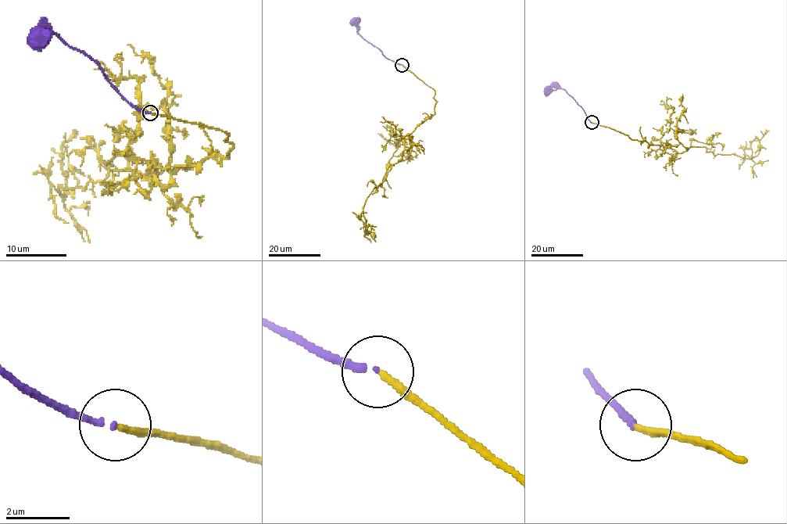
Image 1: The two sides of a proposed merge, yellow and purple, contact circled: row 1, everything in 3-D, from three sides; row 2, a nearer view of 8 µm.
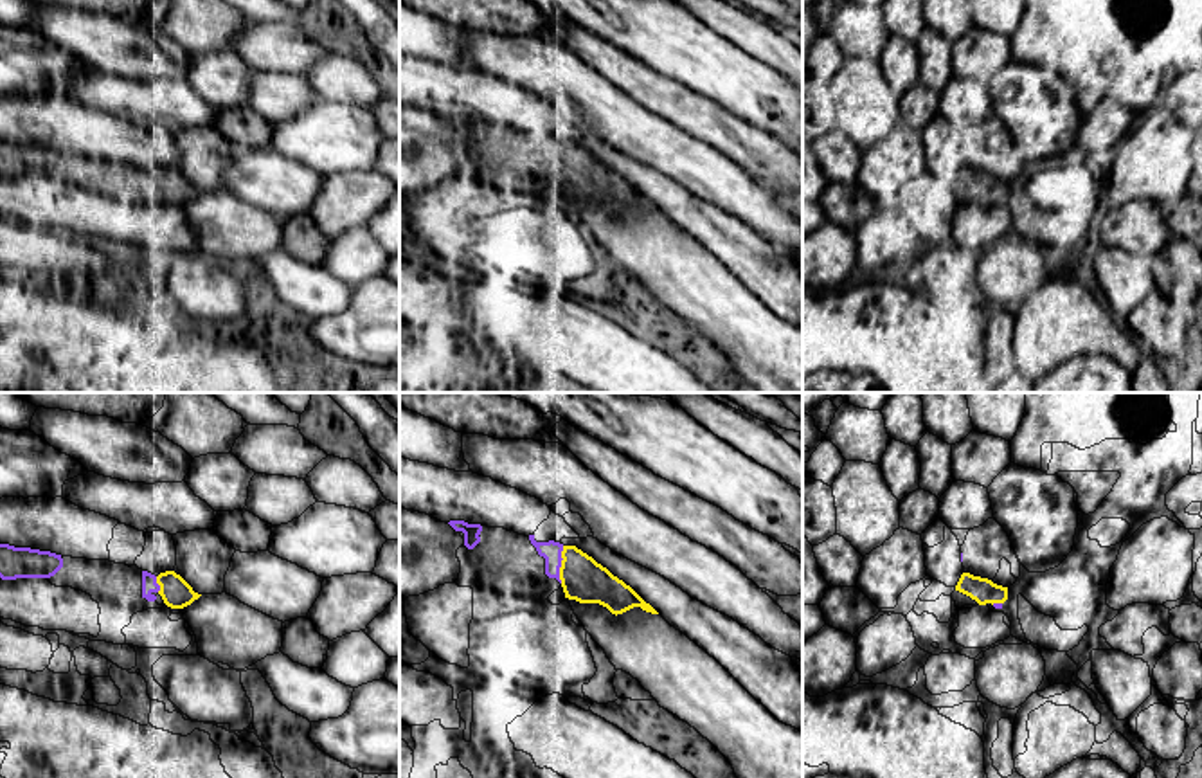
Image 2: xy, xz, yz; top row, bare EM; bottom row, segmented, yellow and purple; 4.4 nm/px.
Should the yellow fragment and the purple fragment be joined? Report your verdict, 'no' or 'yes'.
yes

